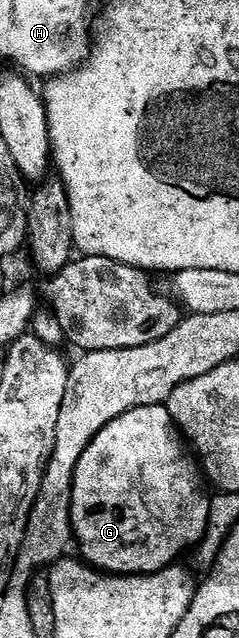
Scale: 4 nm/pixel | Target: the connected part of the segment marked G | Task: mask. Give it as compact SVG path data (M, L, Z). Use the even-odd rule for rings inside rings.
M151 404L150 406L142 406L141 408L130 410L118 418L114 418L114 422L107 424L94 437L90 442L90 446L86 446L82 458L78 458L78 466L74 470L74 482L72 483L72 534L75 547L80 547L81 554L79 553L79 555L82 557L83 563L105 574L148 576L152 572L162 571L163 568L173 567L179 561L176 559L187 548L188 551L195 549L196 545L200 543L200 540L206 534L212 501L209 489L206 487L205 477L202 475L197 461L190 455L190 452L190 457L188 457L187 451L189 452L189 449L182 443L182 437L176 425L172 423L172 416L164 404Z

